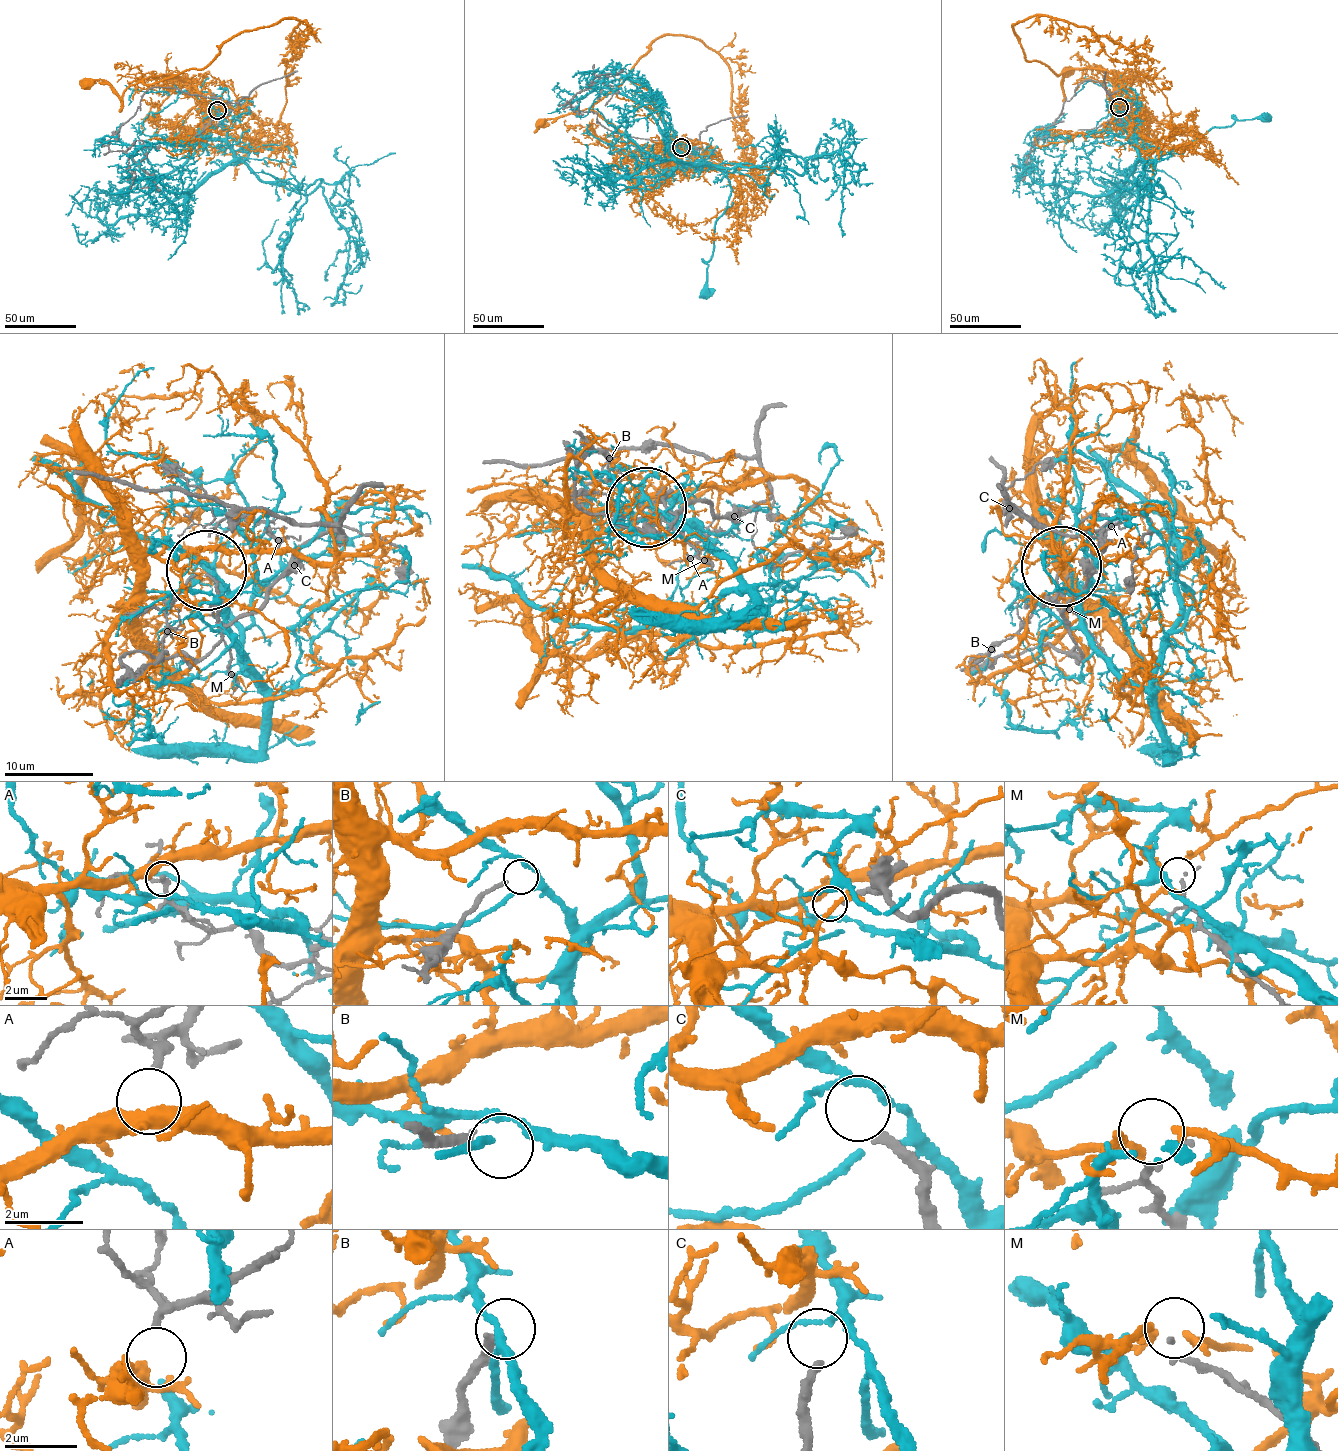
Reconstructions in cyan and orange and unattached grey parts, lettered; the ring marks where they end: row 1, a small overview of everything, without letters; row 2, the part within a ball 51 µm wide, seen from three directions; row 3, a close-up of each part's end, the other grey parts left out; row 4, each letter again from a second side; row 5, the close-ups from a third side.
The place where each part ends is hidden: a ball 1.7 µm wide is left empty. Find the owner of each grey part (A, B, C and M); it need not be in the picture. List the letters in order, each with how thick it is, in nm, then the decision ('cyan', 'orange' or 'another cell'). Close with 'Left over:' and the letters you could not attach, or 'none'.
A: 190 nm thick; orange
B: 190 nm thick; another cell
C: 260 nm thick; another cell
M: 90 nm thick; another cell
Left over: B, C, M

